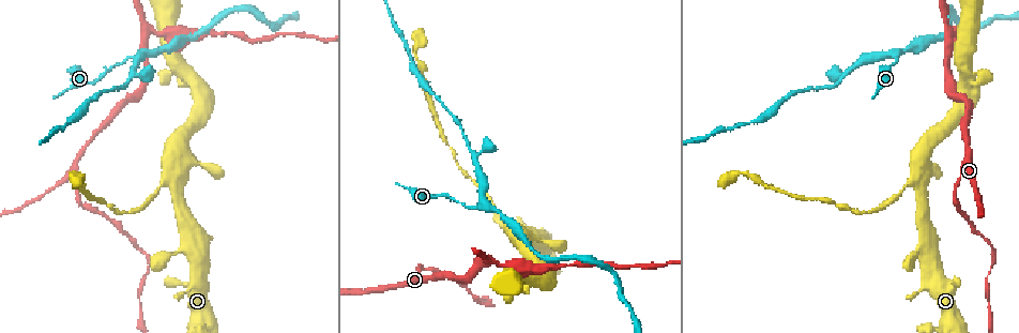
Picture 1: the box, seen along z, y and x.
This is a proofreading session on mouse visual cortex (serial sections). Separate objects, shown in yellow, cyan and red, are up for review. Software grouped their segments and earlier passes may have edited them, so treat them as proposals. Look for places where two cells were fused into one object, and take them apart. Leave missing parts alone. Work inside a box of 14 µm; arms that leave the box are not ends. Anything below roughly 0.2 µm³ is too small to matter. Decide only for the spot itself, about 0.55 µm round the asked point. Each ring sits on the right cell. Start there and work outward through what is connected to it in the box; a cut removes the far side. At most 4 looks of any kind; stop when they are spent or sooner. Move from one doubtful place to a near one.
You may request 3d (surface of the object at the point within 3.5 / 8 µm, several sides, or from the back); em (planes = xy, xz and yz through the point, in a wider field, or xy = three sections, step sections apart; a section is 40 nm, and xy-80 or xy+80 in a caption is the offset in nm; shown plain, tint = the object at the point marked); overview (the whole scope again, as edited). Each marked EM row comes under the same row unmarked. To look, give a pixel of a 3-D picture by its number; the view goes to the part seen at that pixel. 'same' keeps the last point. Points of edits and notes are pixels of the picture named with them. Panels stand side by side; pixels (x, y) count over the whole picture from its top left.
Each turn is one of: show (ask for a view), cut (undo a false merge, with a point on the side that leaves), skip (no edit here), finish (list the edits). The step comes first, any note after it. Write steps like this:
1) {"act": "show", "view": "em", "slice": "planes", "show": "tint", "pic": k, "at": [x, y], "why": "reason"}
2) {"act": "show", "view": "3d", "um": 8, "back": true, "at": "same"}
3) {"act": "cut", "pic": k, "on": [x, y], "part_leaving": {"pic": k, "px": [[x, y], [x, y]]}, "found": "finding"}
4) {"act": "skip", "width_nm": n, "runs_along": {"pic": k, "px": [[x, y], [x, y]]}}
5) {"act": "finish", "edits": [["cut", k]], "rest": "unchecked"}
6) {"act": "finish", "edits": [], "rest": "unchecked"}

{"act": "show", "view": "3d", "um": 3.5, "pic": 1, "at": [488, 260], "why": "sharp bend"}

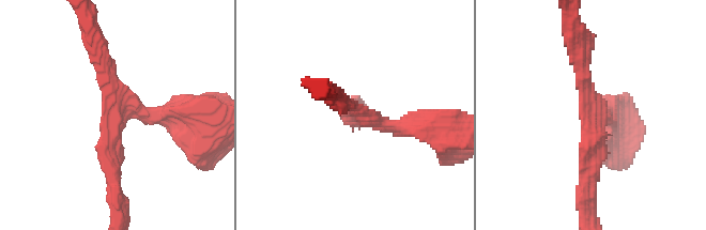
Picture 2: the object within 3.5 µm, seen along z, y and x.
{"act": "show", "view": "em", "slice": "xy", "step": 5, "show": "tint", "pic": 2, "at": [117, 114]}

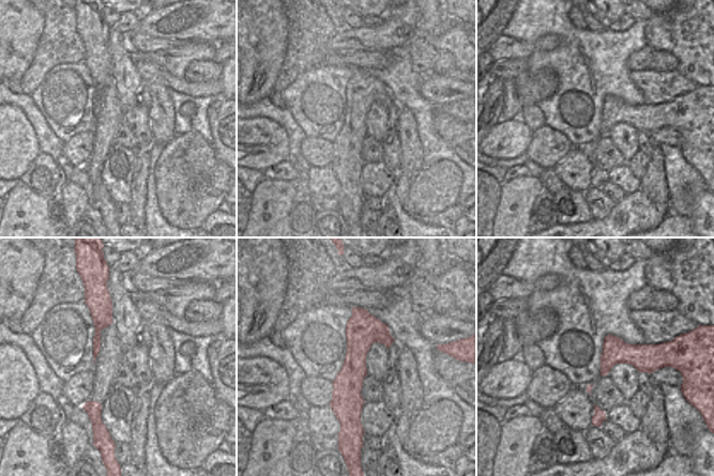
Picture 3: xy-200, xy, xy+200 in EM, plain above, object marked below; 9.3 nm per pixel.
{"act": "skip", "found": "all the same cell"}

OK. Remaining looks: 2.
{"act": "show", "view": "3d", "um": 3.5, "pic": 1, "at": [485, 205], "why": "sharp bend"}

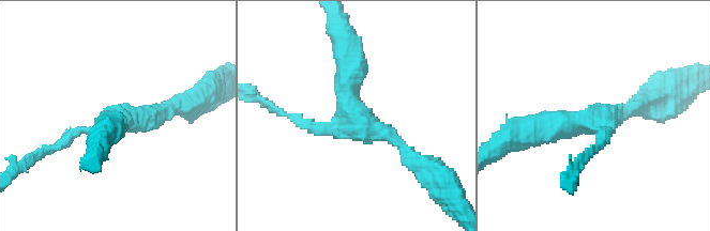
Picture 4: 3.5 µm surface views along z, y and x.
{"act": "show", "view": "em", "slice": "xy", "step": 2, "show": "tint", "pic": 4, "at": [353, 119], "arms": 3, "arm_widths_nm": [150, 200, 400], "why": "now the EM"}

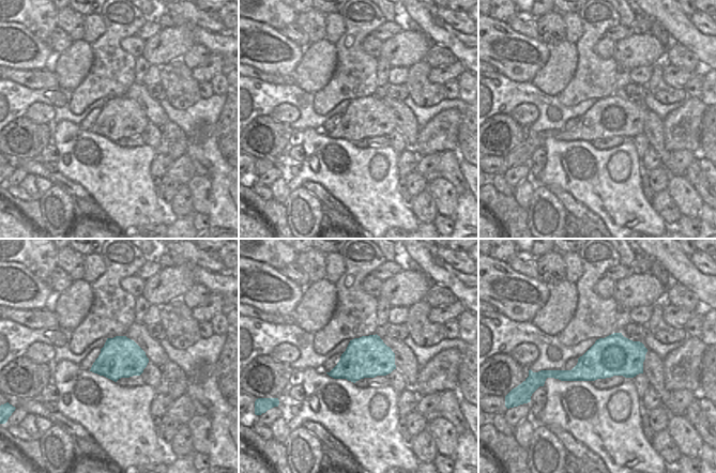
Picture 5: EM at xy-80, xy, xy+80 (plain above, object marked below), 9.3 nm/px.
{"act": "skip", "found": "continuous, no second cell"}

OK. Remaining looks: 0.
{"act": "finish", "edits": [], "rest": "unchecked"}

